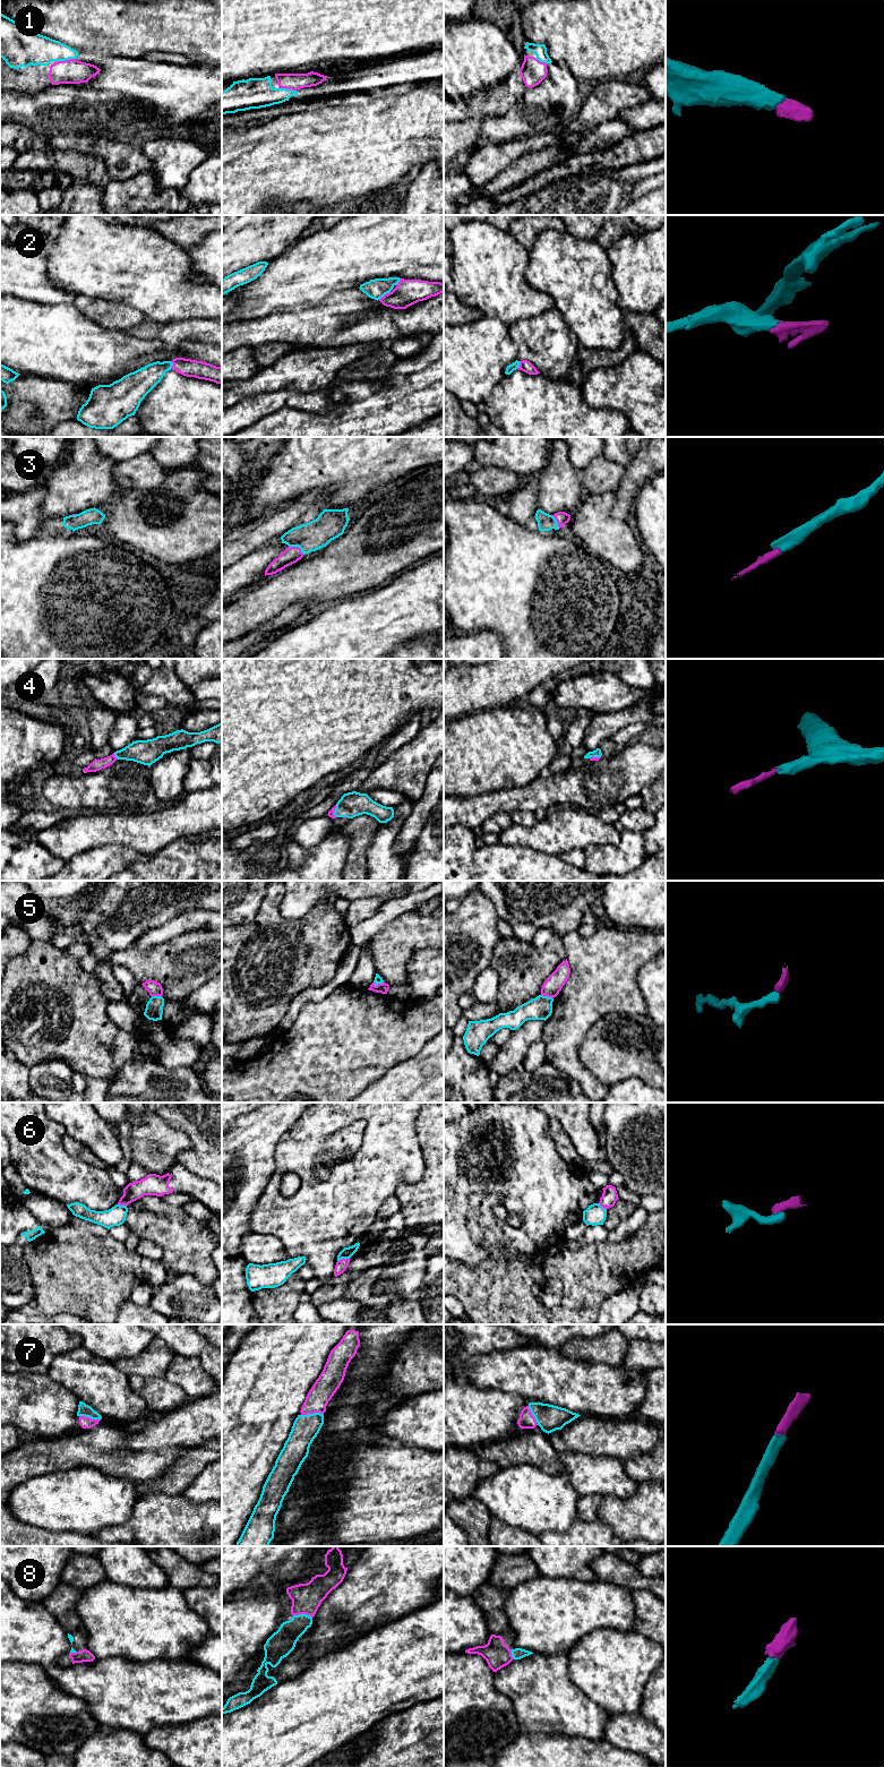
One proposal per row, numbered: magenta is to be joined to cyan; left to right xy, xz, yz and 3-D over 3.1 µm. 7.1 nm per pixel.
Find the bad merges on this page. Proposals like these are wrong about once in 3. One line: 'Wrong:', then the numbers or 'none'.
Wrong: 5, 6

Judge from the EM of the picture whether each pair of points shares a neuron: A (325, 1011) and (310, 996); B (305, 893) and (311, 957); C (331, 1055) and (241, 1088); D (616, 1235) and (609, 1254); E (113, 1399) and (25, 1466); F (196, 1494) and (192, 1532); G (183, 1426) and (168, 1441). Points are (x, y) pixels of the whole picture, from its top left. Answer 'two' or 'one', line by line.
A: two
B: two
C: one
D: two
E: two
F: two
G: one

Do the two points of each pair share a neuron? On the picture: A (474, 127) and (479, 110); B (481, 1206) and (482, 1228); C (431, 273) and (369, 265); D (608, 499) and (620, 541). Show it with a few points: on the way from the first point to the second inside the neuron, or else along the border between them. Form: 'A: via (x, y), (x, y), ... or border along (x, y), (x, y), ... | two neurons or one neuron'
A: border along (481, 118), (469, 117), (455, 121) | two neurons
B: via (481, 1211), (482, 1223) | one neuron
C: via (415, 265), (385, 265) | one neuron
D: via (606, 509), (606, 526), (610, 531) | one neuron

